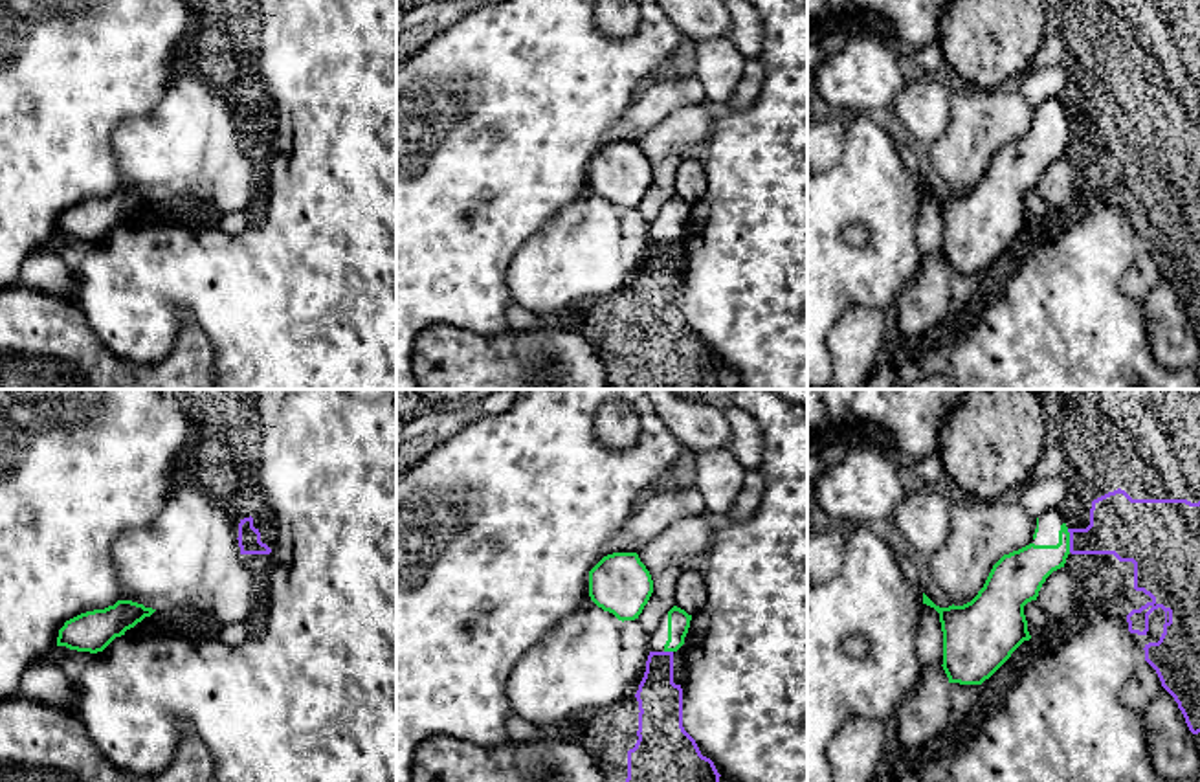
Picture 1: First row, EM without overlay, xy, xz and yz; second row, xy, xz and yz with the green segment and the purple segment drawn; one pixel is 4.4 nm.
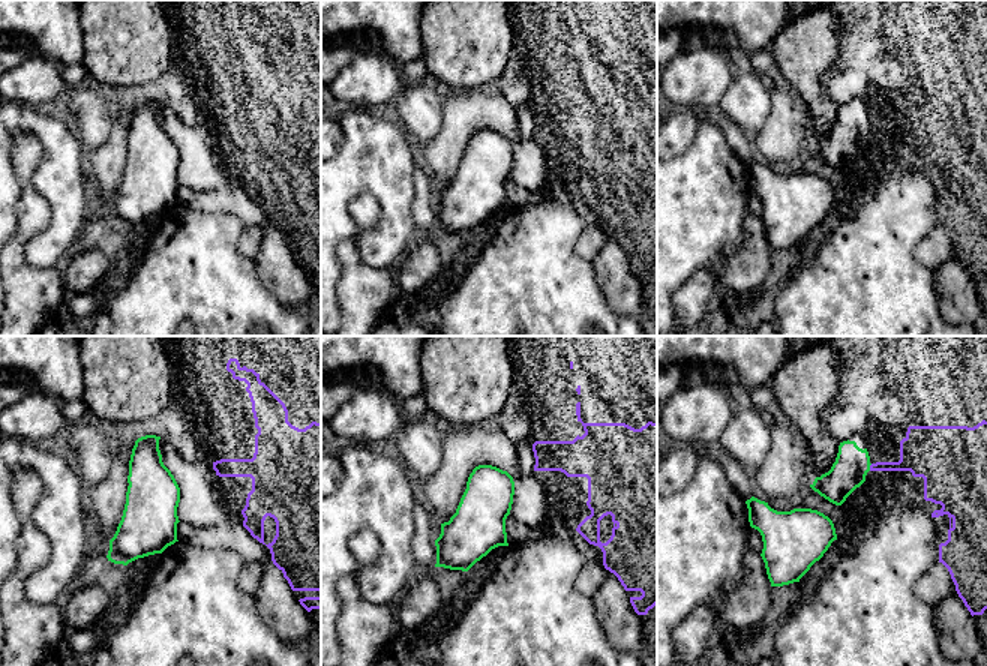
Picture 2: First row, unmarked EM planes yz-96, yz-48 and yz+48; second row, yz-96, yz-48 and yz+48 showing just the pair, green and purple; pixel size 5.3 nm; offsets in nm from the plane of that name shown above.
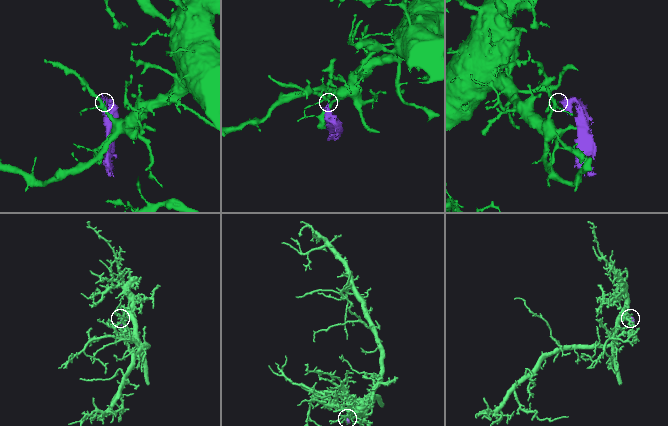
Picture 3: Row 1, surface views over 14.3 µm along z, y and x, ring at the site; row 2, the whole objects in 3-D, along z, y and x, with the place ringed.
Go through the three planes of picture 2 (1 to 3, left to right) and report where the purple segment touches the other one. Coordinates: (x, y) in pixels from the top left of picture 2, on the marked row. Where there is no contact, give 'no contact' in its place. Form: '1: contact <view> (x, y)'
1: no contact
2: no contact
3: contact yz+48 (869, 467)

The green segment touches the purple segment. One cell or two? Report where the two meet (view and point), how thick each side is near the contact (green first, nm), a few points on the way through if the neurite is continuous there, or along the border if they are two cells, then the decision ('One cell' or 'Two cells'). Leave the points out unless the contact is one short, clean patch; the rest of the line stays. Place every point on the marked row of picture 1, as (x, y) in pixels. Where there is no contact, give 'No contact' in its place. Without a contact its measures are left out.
Touches green at yz (1068, 540). Thickness 200 nm (green) against 260 nm. Boundary: yz (1066, 529), (1070, 551). Two cells

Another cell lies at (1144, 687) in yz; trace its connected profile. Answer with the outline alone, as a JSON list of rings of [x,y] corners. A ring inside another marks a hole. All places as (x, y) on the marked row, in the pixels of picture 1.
[[[1141,661],[1134,676],[1121,688],[1121,701],[1130,710],[1143,714],[1161,690],[1163,687],[1156,670],[1147,661]]]

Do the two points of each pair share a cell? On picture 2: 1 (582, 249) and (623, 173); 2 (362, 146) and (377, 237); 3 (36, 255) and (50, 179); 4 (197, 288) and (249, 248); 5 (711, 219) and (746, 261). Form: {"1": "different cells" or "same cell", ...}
{"1": "different cells", "2": "same cell", "3": "same cell", "4": "different cells", "5": "different cells"}

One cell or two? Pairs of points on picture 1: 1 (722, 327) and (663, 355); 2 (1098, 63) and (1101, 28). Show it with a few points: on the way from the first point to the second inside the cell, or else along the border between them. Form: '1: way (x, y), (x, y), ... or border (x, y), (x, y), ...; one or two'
1: border (683, 298), (683, 318), (722, 364); two
2: way (1096, 54), (1096, 37); one

